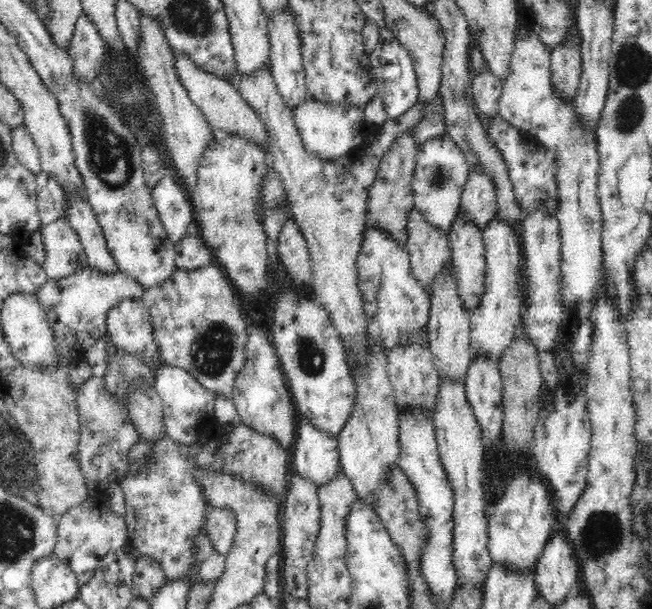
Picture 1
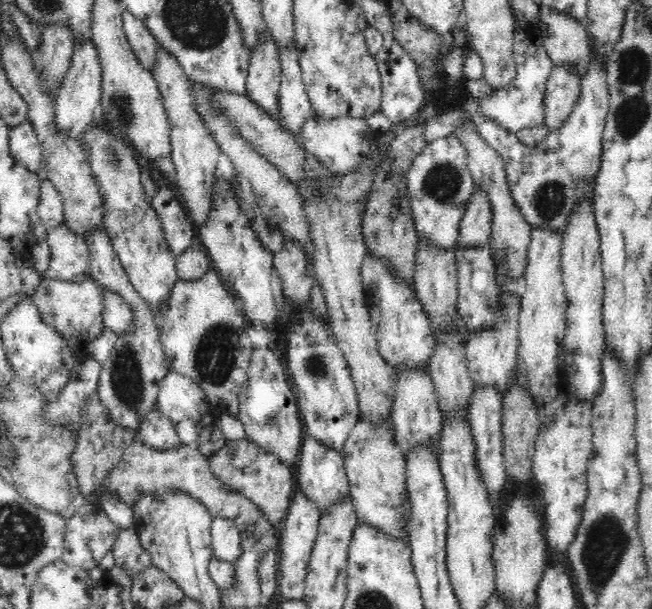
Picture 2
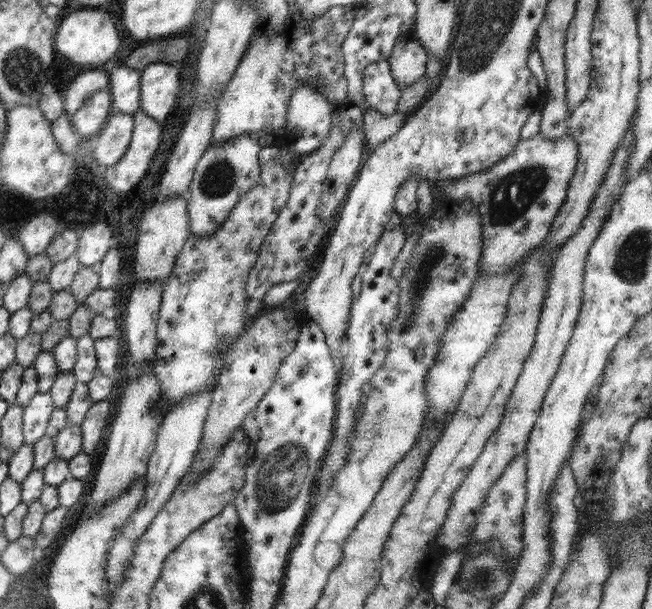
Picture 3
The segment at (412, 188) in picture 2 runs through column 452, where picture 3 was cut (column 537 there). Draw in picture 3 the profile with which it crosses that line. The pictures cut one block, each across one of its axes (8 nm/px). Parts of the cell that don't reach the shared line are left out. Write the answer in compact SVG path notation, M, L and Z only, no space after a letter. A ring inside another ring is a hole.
M539 134L534 135L528 140L521 139L505 159L493 164L488 170L466 175L460 180L453 179L451 184L443 189L444 196L448 196L452 201L470 198L482 218L483 247L477 279L509 273L521 258L542 246L553 218L564 202L569 180L573 177L577 165L578 150L576 141L569 134L556 138L555 142L542 138Z

